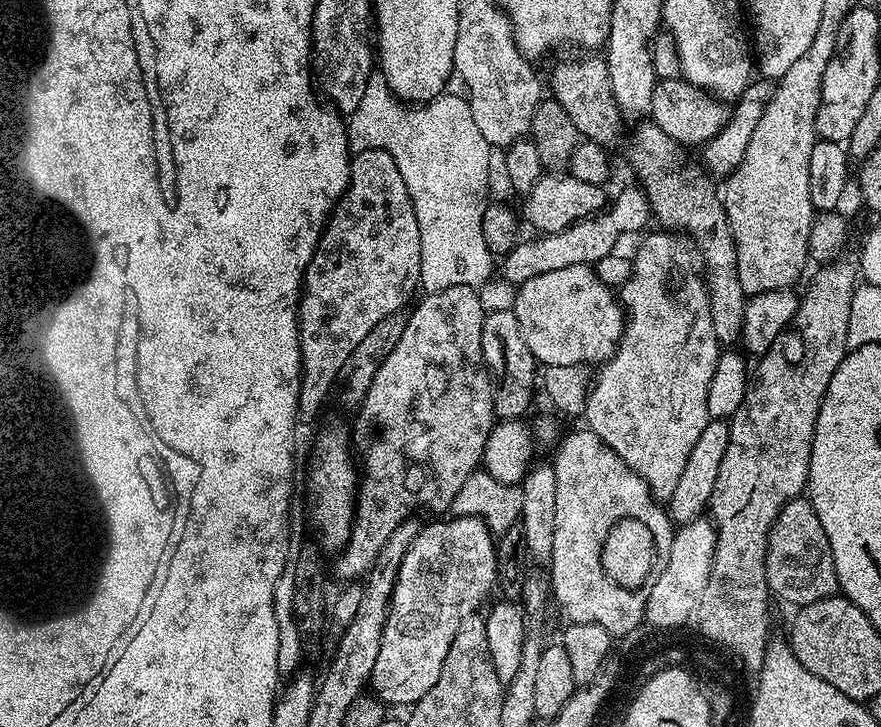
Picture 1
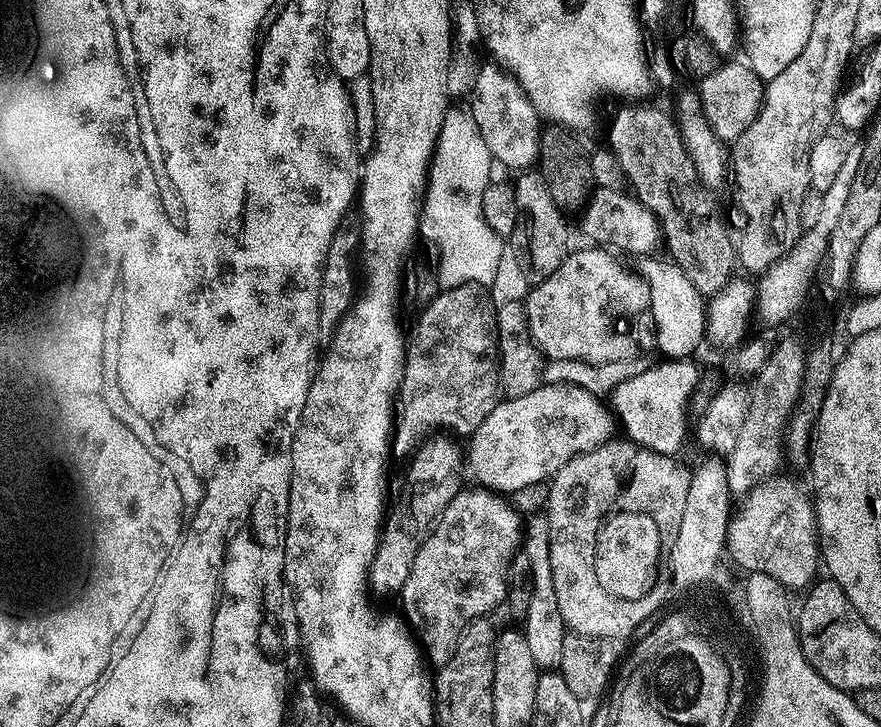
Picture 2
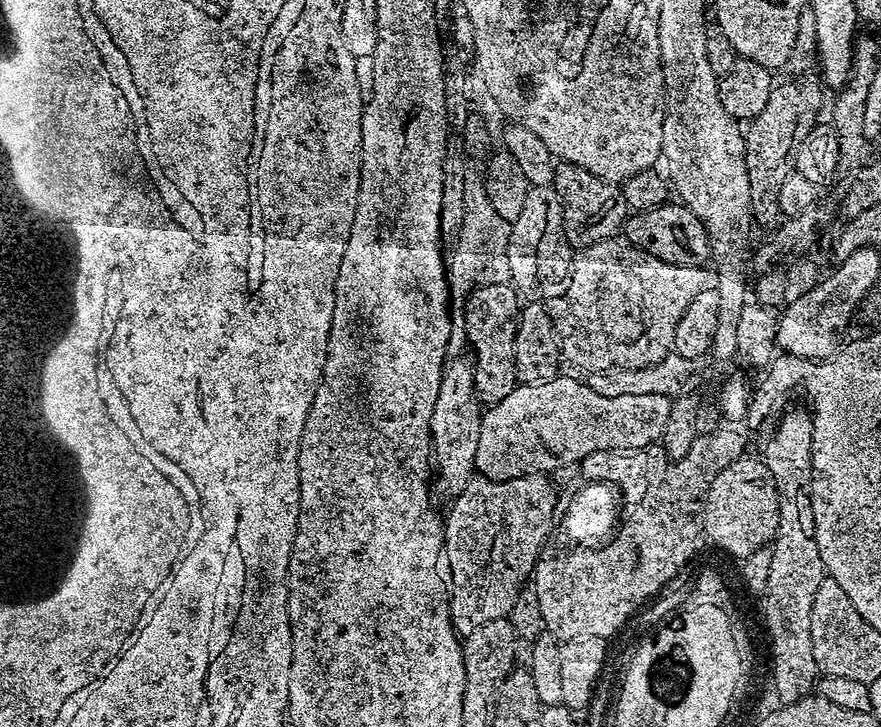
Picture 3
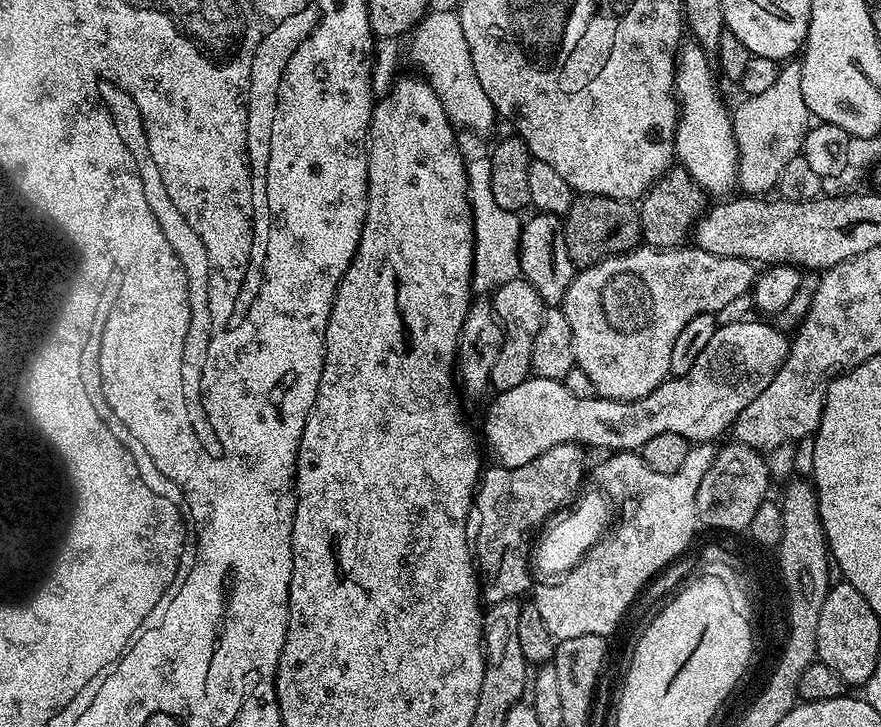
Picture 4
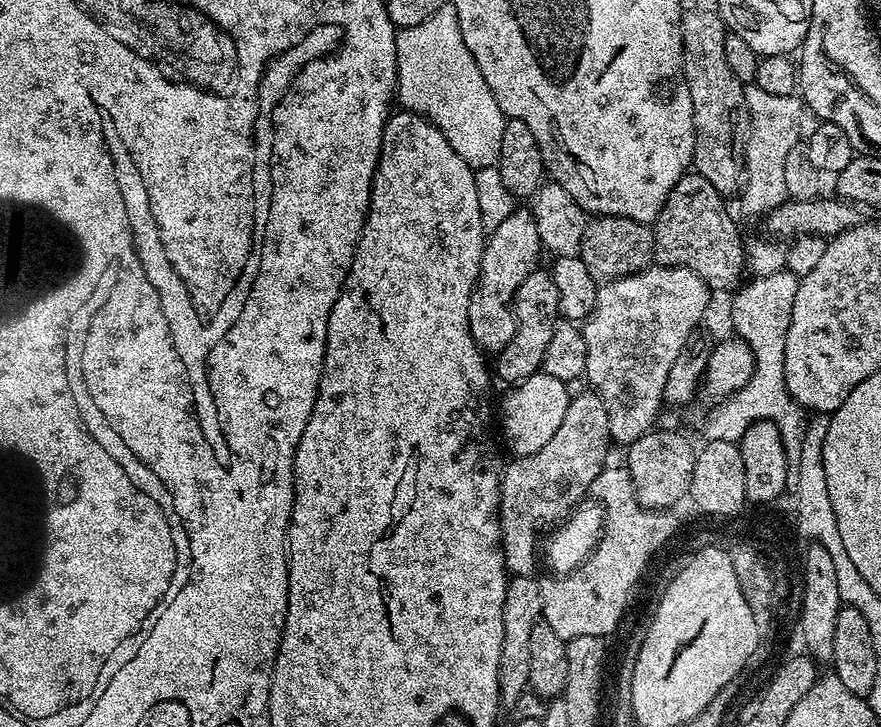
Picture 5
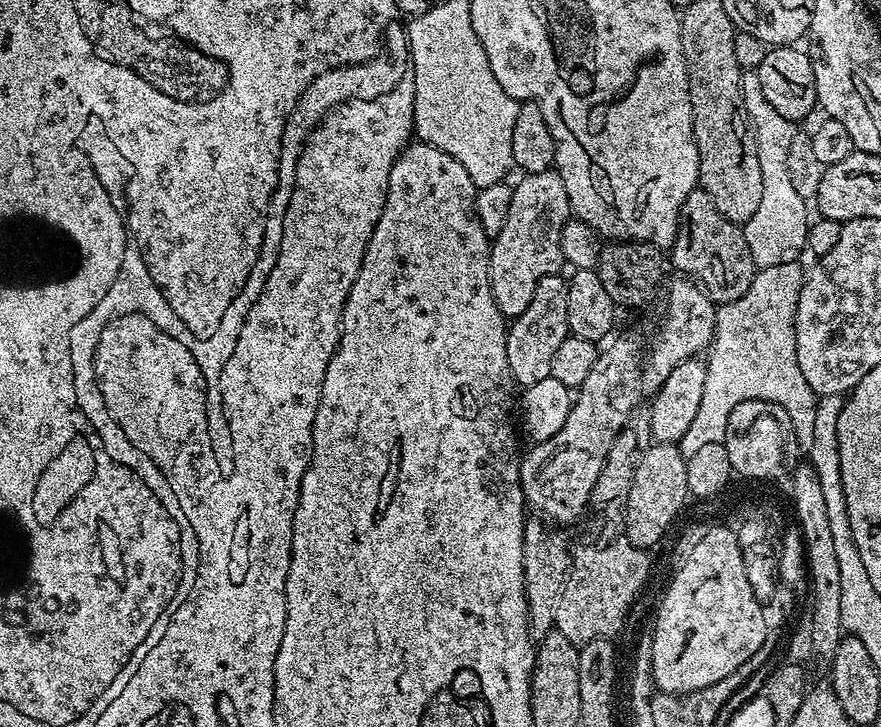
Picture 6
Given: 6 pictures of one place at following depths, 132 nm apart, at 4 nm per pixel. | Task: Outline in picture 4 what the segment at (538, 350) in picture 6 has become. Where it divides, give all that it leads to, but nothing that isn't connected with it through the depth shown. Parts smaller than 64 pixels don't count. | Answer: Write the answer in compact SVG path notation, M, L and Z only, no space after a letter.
M517 278L506 282L491 293L492 310L504 327L504 341L498 359L494 361L491 387L497 393L514 390L514 386L522 386L532 376L530 354L534 354L534 338L538 338L538 330L542 330L542 318L546 307L544 299L530 286L530 282Z

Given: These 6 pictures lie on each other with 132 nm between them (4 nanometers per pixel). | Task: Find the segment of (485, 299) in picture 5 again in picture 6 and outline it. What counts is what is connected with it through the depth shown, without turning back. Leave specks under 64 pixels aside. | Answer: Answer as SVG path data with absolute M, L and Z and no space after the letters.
M529 172L515 182L501 233L491 241L488 273L494 302L506 318L514 318L530 306L534 286L542 278L557 275L566 261L562 254L562 230L573 215L570 198L559 172Z

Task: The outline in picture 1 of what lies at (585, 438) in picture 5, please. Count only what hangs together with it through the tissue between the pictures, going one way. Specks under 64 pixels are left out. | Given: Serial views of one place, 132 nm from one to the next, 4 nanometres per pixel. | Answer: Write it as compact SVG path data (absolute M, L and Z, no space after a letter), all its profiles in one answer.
M476 516L444 519L448 518L437 519L437 524L425 523L406 558L402 558L370 681L371 691L376 691L384 704L411 706L420 701L422 694L438 682L458 626L485 607L484 599L498 584L498 544L491 529Z

